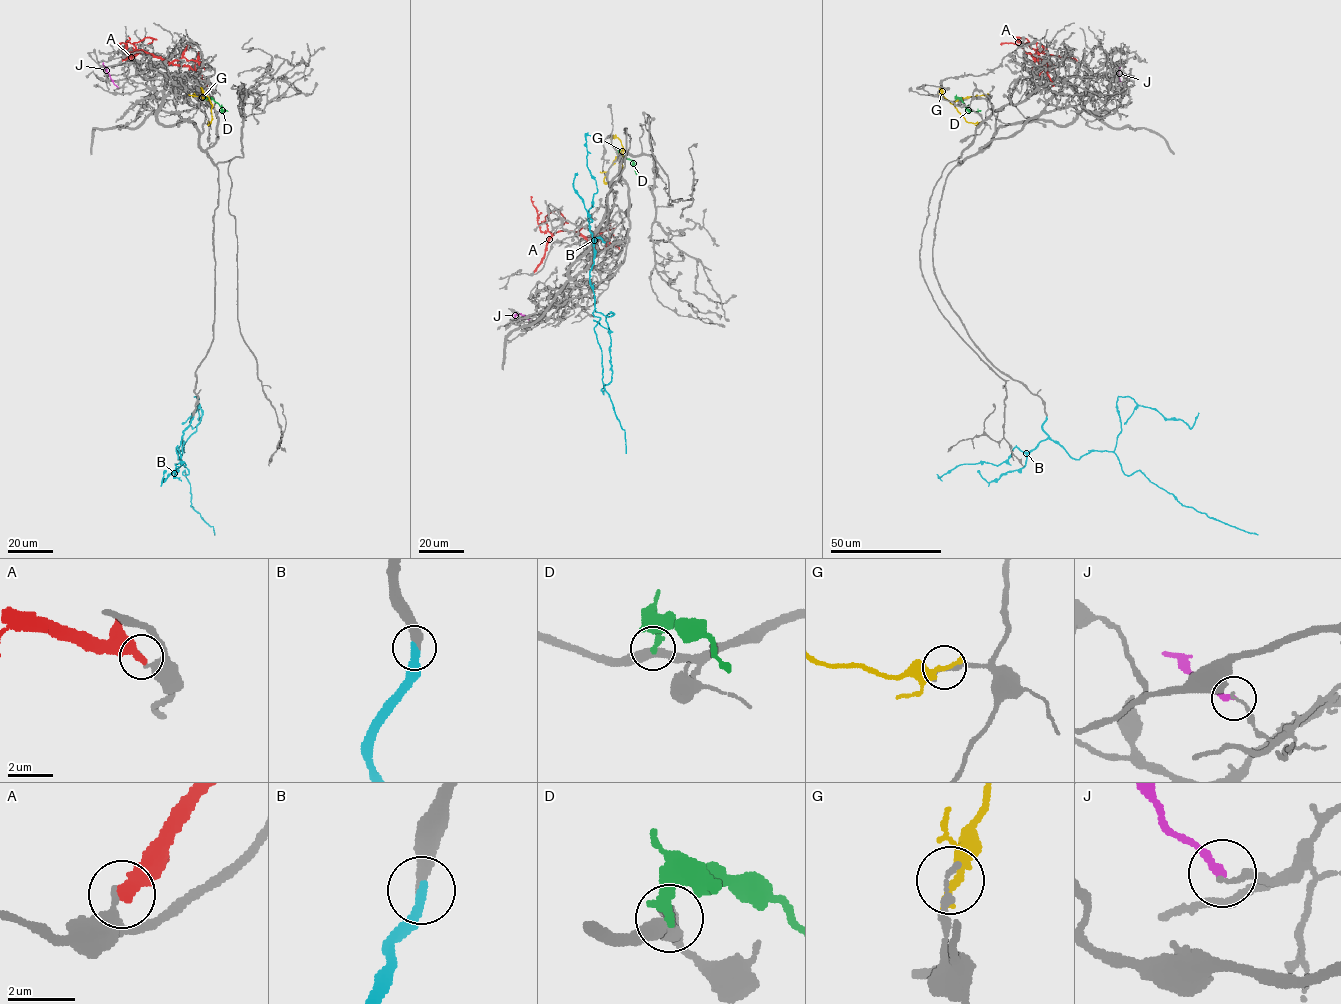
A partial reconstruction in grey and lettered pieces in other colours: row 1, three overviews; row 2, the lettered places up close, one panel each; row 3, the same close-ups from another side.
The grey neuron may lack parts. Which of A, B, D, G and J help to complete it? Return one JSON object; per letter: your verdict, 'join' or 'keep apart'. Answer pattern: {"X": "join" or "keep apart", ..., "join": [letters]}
{"A": "keep apart", "B": "join", "D": "keep apart", "G": "keep apart", "J": "keep apart", "join": ["B"]}

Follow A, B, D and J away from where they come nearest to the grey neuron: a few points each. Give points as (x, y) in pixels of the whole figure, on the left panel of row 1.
A: (122, 60), (142, 51), (174, 64), (188, 65), (207, 86)
B: (193, 416), (178, 459), (183, 451), (190, 505), (215, 534)
D: (206, 100), (211, 98), (223, 111), (227, 111)
J: (117, 87), (103, 62)

